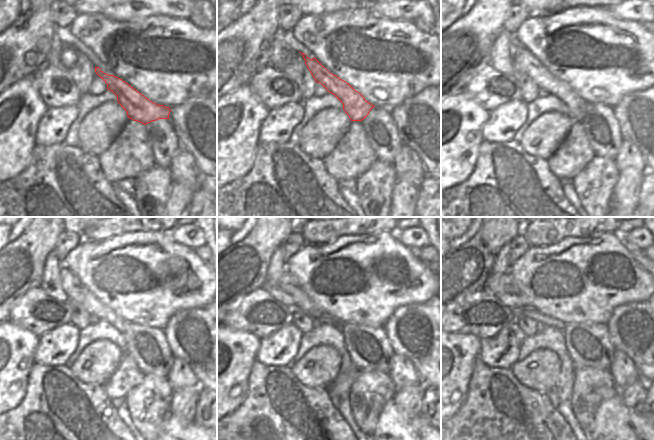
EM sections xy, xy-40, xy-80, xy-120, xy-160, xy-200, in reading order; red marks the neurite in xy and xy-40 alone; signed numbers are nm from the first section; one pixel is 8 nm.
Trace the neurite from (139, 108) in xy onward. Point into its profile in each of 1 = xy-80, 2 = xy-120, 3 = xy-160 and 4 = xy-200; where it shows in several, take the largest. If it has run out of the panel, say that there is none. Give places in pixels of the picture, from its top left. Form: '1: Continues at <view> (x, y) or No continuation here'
1: Continues at xy-80 (523, 60)
2: Continues at xy-120 (72, 286)
3: Continues at xy-160 (288, 282)
4: Continues at xy-200 (496, 283)

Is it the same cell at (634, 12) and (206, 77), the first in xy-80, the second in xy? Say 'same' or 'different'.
different

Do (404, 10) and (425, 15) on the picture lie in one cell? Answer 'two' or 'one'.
one

